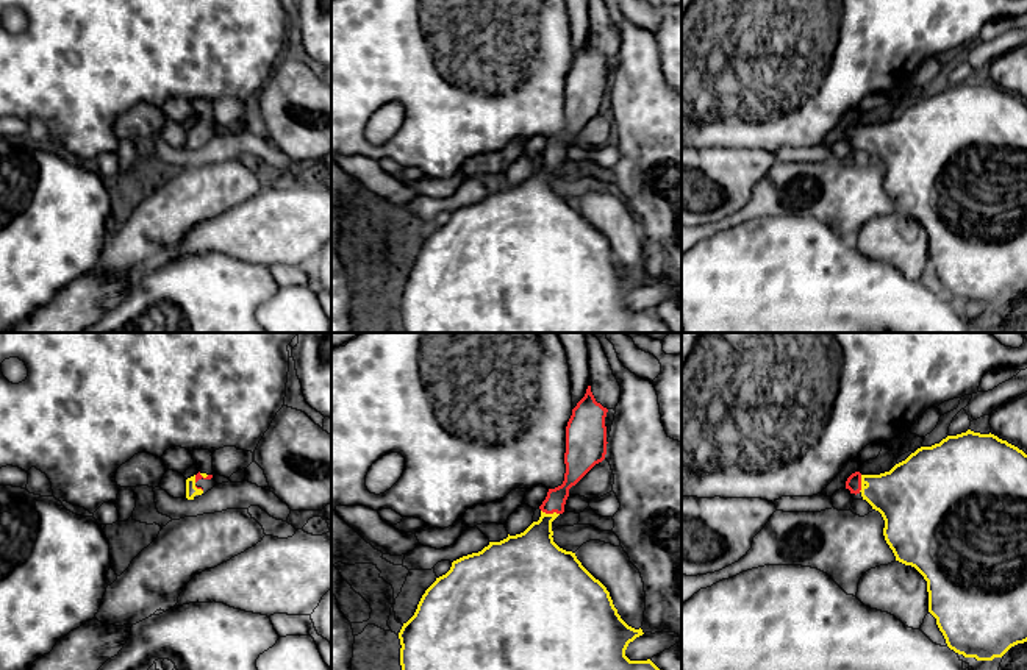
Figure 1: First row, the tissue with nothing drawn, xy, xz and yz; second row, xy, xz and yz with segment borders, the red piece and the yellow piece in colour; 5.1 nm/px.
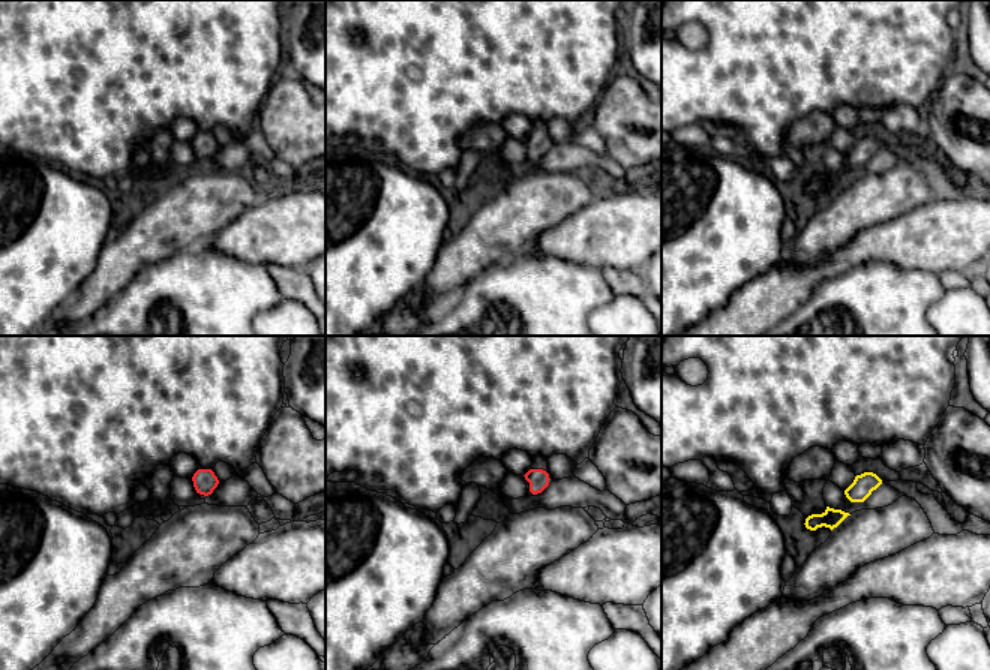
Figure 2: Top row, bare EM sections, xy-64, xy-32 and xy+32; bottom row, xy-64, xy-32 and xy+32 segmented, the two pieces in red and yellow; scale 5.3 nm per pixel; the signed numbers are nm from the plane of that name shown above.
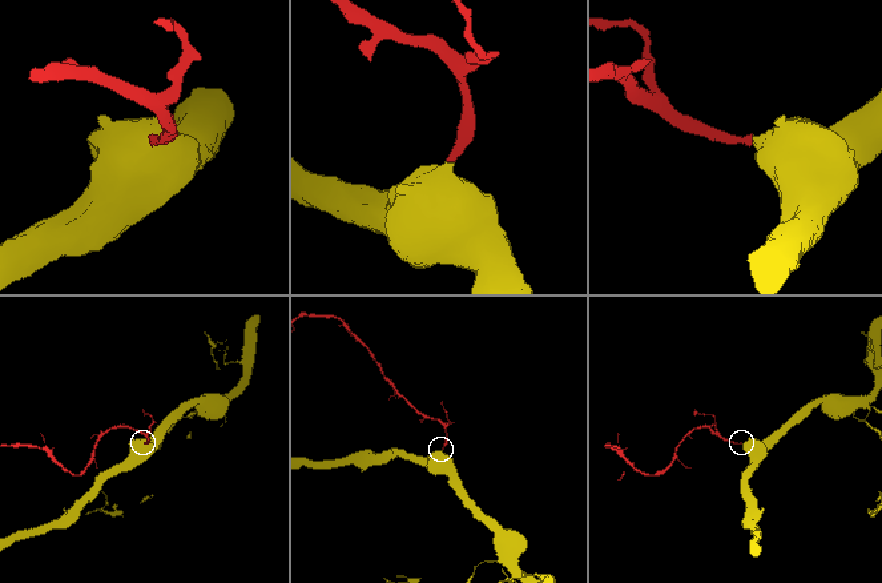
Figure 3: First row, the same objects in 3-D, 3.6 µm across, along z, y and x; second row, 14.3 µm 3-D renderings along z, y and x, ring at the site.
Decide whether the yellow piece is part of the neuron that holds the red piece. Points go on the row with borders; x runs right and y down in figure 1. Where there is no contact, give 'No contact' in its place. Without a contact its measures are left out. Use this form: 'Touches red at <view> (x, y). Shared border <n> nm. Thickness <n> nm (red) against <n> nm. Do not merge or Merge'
Touches red at xz (551, 513). Shared border 100 nm. Thickness 110 nm (red) against 280 nm. Merge

